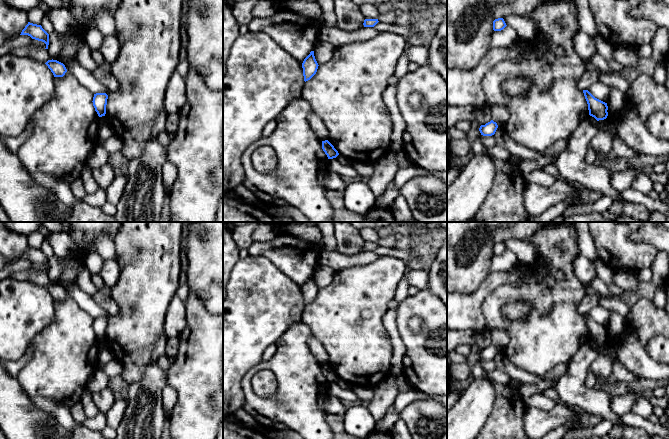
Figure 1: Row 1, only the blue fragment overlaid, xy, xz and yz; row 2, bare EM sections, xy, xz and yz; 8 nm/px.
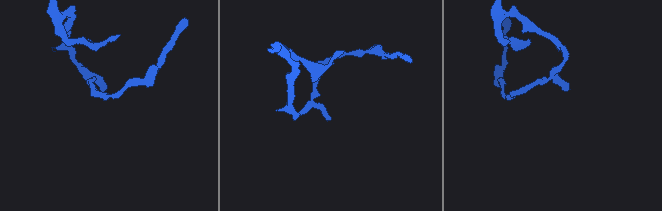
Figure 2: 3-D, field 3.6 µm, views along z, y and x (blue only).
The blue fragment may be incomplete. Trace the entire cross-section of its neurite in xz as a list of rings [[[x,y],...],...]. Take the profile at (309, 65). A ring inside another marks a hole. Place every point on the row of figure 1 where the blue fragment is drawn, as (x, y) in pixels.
[[[311,51],[302,63],[303,76],[305,82],[310,80],[316,74],[318,66],[319,65],[314,56],[314,51]]]

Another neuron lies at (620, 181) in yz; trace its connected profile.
[[[627,169],[625,171],[615,171],[611,175],[611,185],[618,191],[622,192],[631,188],[632,181],[634,180],[638,170]]]

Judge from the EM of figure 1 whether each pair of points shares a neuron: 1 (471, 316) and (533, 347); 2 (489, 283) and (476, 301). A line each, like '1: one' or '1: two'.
1: two
2: one

